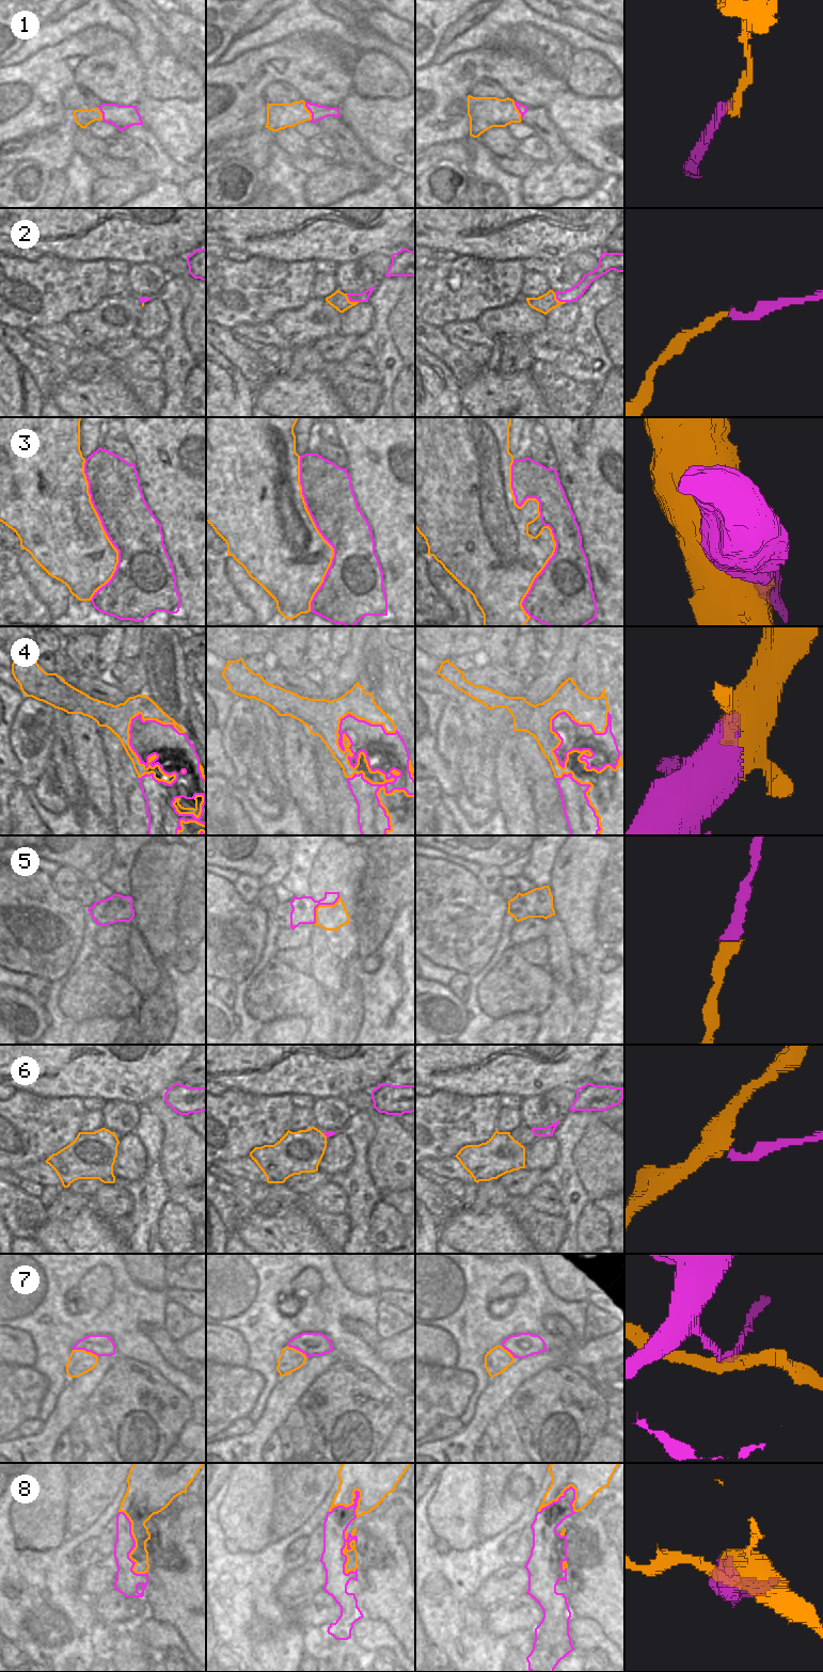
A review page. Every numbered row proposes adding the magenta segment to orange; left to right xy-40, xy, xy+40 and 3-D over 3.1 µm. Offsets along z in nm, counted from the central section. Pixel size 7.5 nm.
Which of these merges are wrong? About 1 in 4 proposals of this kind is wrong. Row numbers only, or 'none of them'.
1, 6, 7

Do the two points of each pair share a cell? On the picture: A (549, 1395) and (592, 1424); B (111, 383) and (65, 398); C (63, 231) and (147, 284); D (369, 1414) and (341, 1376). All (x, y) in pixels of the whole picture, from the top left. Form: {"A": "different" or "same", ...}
{"A": "same", "B": "same", "C": "different", "D": "same"}

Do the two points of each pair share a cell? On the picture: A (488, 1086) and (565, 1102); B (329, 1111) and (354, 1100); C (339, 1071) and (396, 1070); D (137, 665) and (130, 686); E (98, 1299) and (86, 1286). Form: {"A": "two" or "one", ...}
{"A": "two", "B": "two", "C": "two", "D": "one", "E": "one"}

